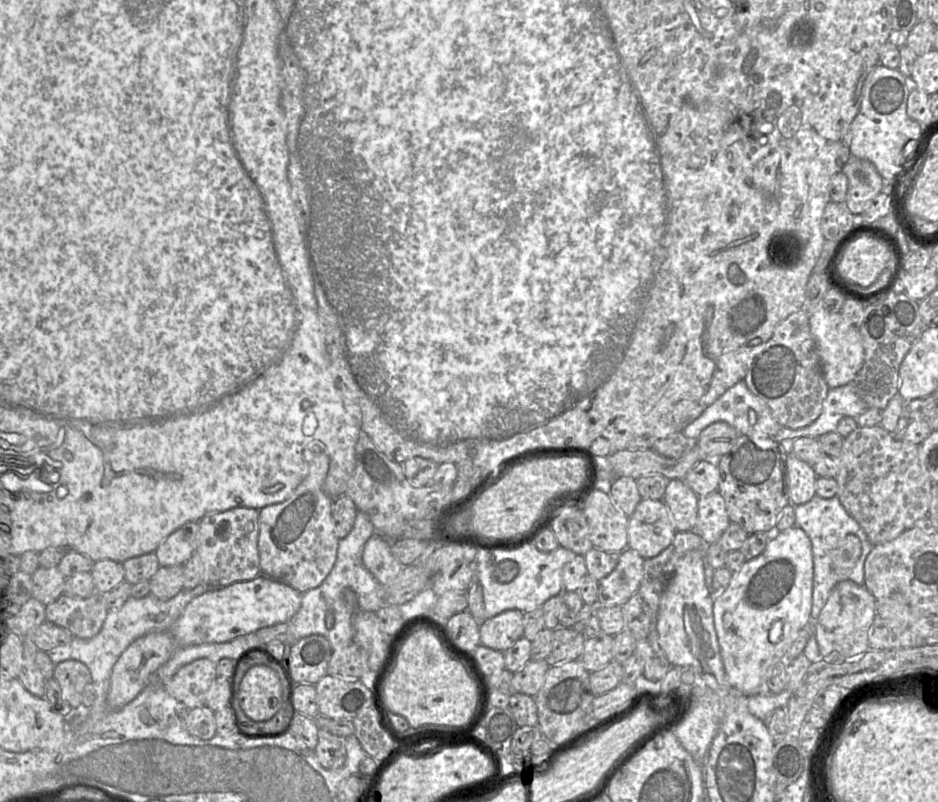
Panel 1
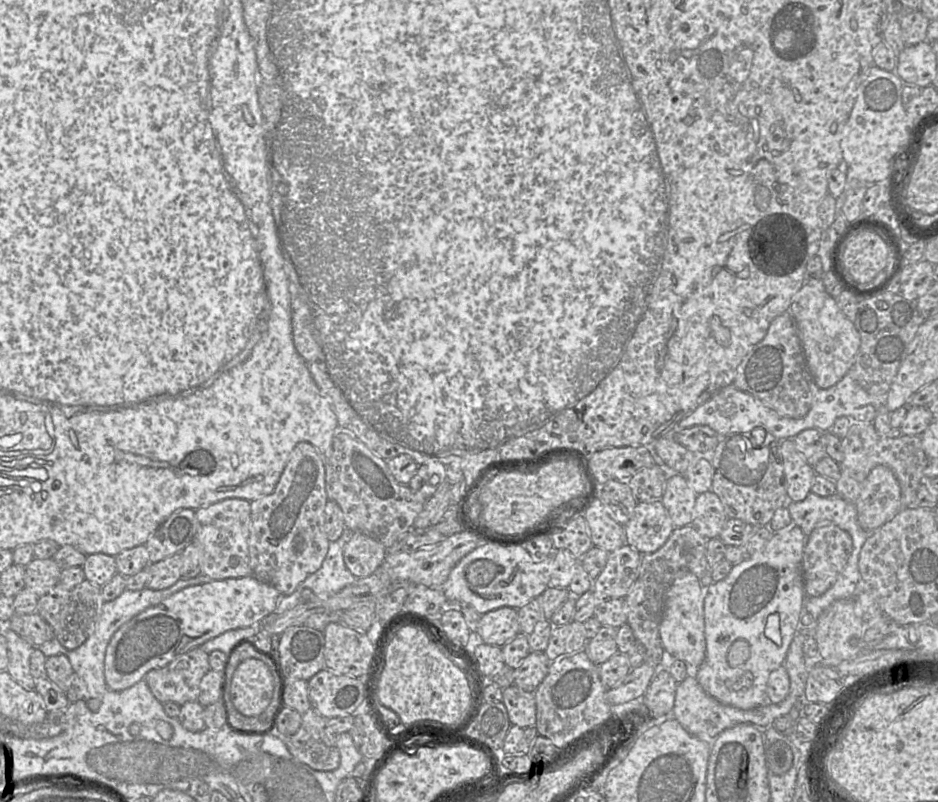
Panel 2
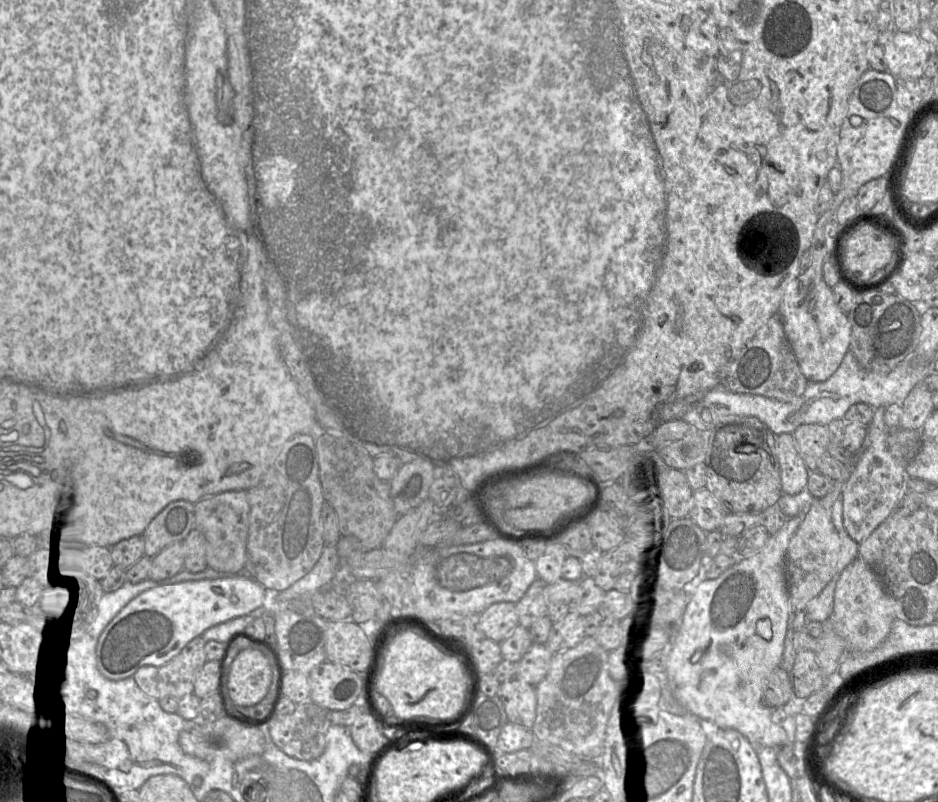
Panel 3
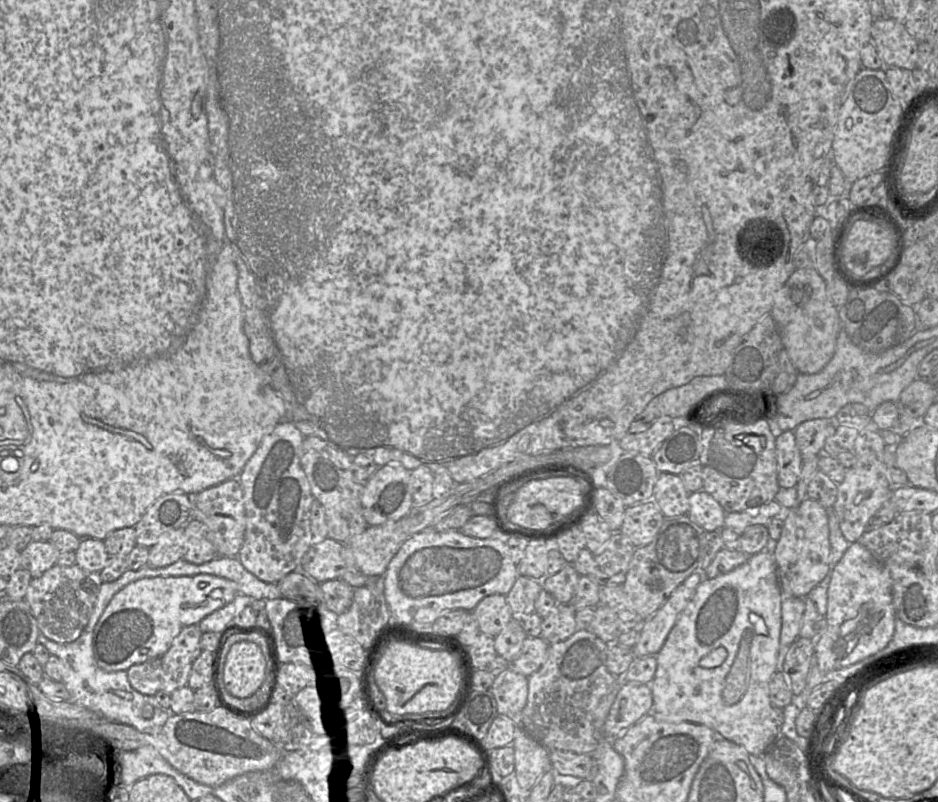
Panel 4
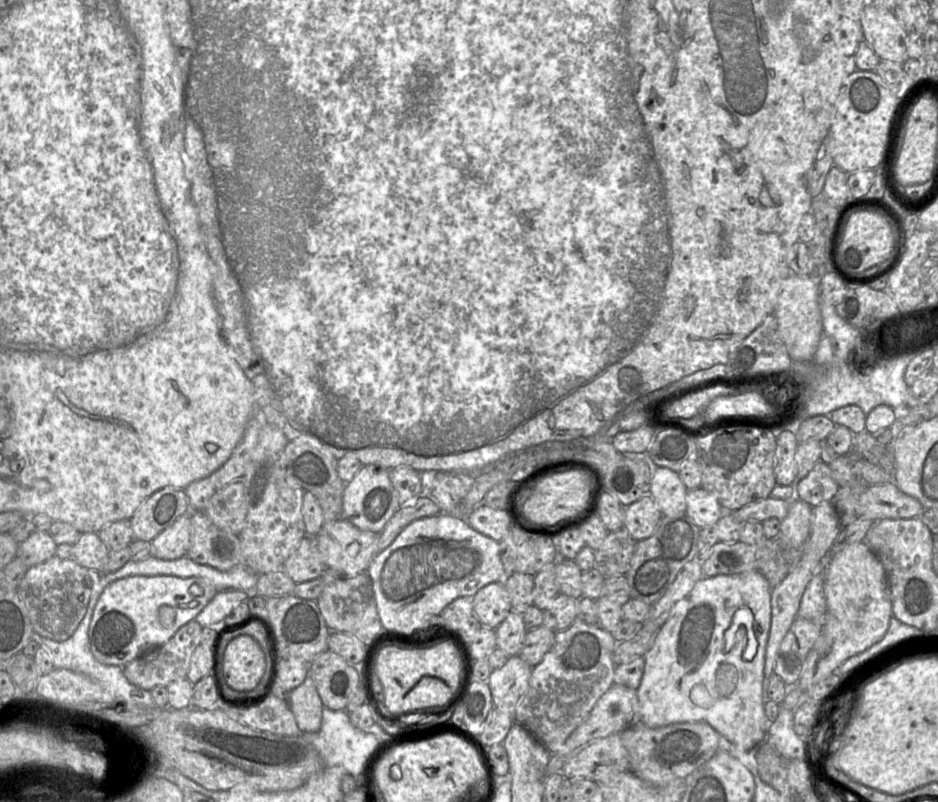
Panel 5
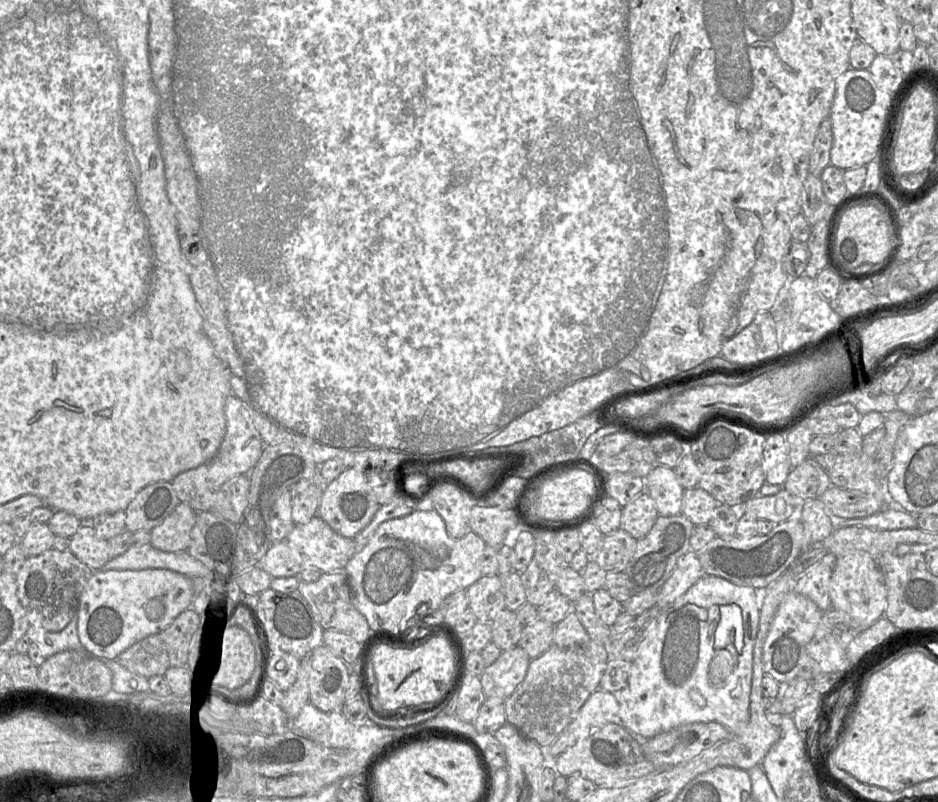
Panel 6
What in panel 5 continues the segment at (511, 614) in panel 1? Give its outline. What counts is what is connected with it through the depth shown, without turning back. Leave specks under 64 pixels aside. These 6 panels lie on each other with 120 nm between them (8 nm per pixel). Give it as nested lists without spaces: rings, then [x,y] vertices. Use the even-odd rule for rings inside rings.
[[[502,582],[481,588],[473,597],[473,613],[482,626],[496,629],[511,611],[509,593]]]

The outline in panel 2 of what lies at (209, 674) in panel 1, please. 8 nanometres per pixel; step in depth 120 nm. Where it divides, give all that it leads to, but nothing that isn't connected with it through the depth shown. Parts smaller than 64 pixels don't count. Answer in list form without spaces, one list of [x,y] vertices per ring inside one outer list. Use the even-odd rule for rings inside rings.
[[[199,646],[181,654],[168,665],[149,671],[144,679],[158,701],[175,702],[182,706],[198,700],[201,681],[210,669],[209,654]]]

